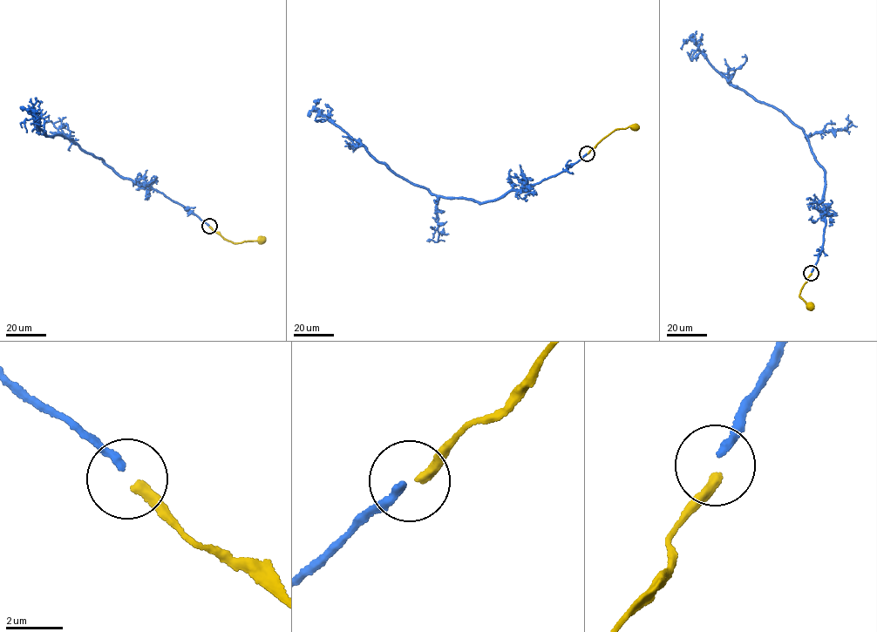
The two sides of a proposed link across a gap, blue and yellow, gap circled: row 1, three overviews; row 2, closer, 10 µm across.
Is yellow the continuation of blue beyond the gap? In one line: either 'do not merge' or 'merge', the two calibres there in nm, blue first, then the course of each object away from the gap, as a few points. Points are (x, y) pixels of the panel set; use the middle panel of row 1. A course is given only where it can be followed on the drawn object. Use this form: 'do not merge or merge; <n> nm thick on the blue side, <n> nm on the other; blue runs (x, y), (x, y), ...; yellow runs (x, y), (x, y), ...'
do not merge; 260 nm thick on the blue side, 360 nm on the other; blue runs (587, 153), (560, 172), (495, 200), (481, 202), (437, 195), (379, 162), (321, 114), (315, 107), (319, 102); yellow runs (588, 153), (615, 129), (634, 126)

